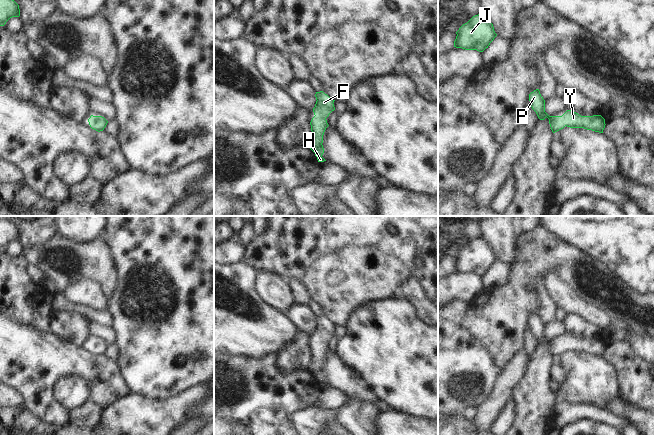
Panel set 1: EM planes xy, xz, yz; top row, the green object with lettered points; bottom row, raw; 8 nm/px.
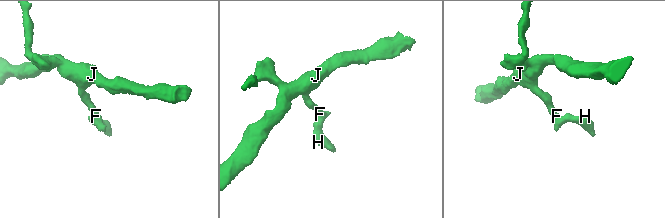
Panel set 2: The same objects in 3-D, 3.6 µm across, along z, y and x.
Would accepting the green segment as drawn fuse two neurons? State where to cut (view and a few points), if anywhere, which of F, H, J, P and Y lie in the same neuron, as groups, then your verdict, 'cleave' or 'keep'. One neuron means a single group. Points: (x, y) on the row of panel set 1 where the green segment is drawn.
no cut | F H J P Y | keep

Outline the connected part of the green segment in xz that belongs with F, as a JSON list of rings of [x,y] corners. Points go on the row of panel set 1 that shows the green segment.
[[[323,91],[316,92],[315,97],[317,100],[315,107],[313,108],[315,116],[310,122],[312,135],[307,144],[309,148],[315,153],[318,162],[324,162],[326,160],[322,157],[324,153],[324,148],[322,145],[323,135],[326,128],[329,126],[326,118],[332,111],[335,110],[333,104],[335,100],[330,98]]]

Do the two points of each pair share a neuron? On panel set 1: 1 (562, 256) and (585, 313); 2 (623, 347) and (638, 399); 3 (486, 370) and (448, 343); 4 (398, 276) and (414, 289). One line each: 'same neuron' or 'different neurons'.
1: different neurons
2: same neuron
3: same neuron
4: different neurons

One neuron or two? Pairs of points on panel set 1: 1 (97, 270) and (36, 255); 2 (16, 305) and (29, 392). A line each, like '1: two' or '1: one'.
1: one
2: two

